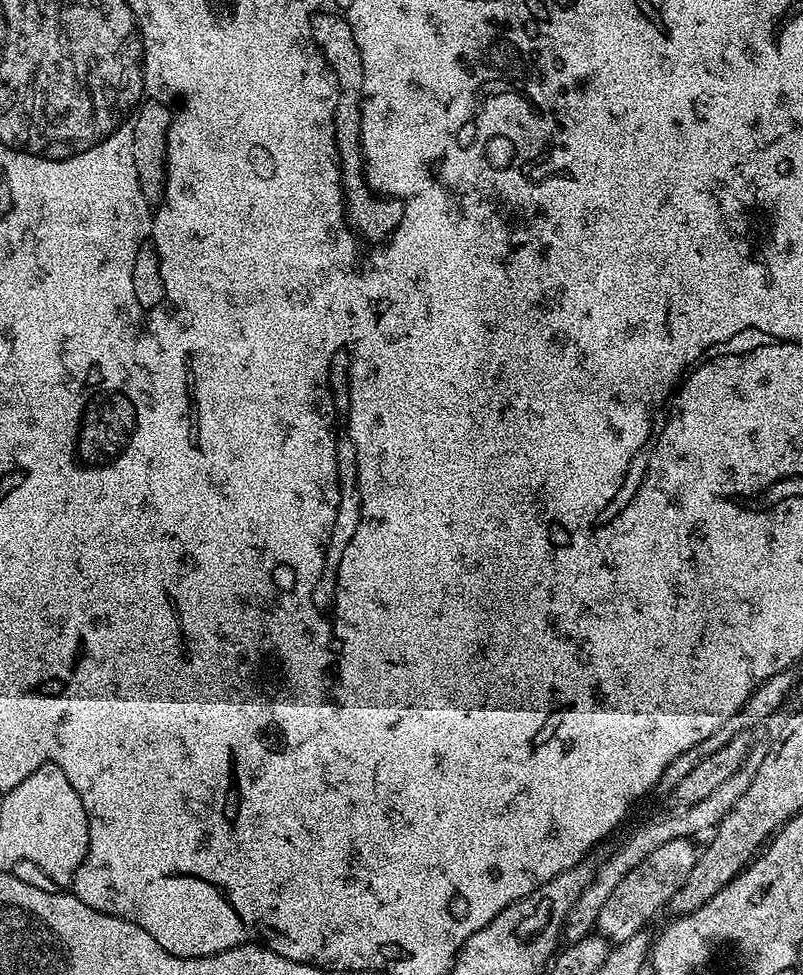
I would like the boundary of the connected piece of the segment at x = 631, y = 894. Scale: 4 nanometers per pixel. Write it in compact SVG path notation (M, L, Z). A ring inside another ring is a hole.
M691 839L666 842L658 846L658 850L654 850L654 854L646 857L634 870L630 870L626 878L618 882L614 894L606 898L602 910L596 915L599 935L617 945L626 942L626 938L645 931L649 927L647 924L655 918L656 911L663 904L665 907L682 886L682 882L686 882L698 855L698 848L692 844L695 843Z

